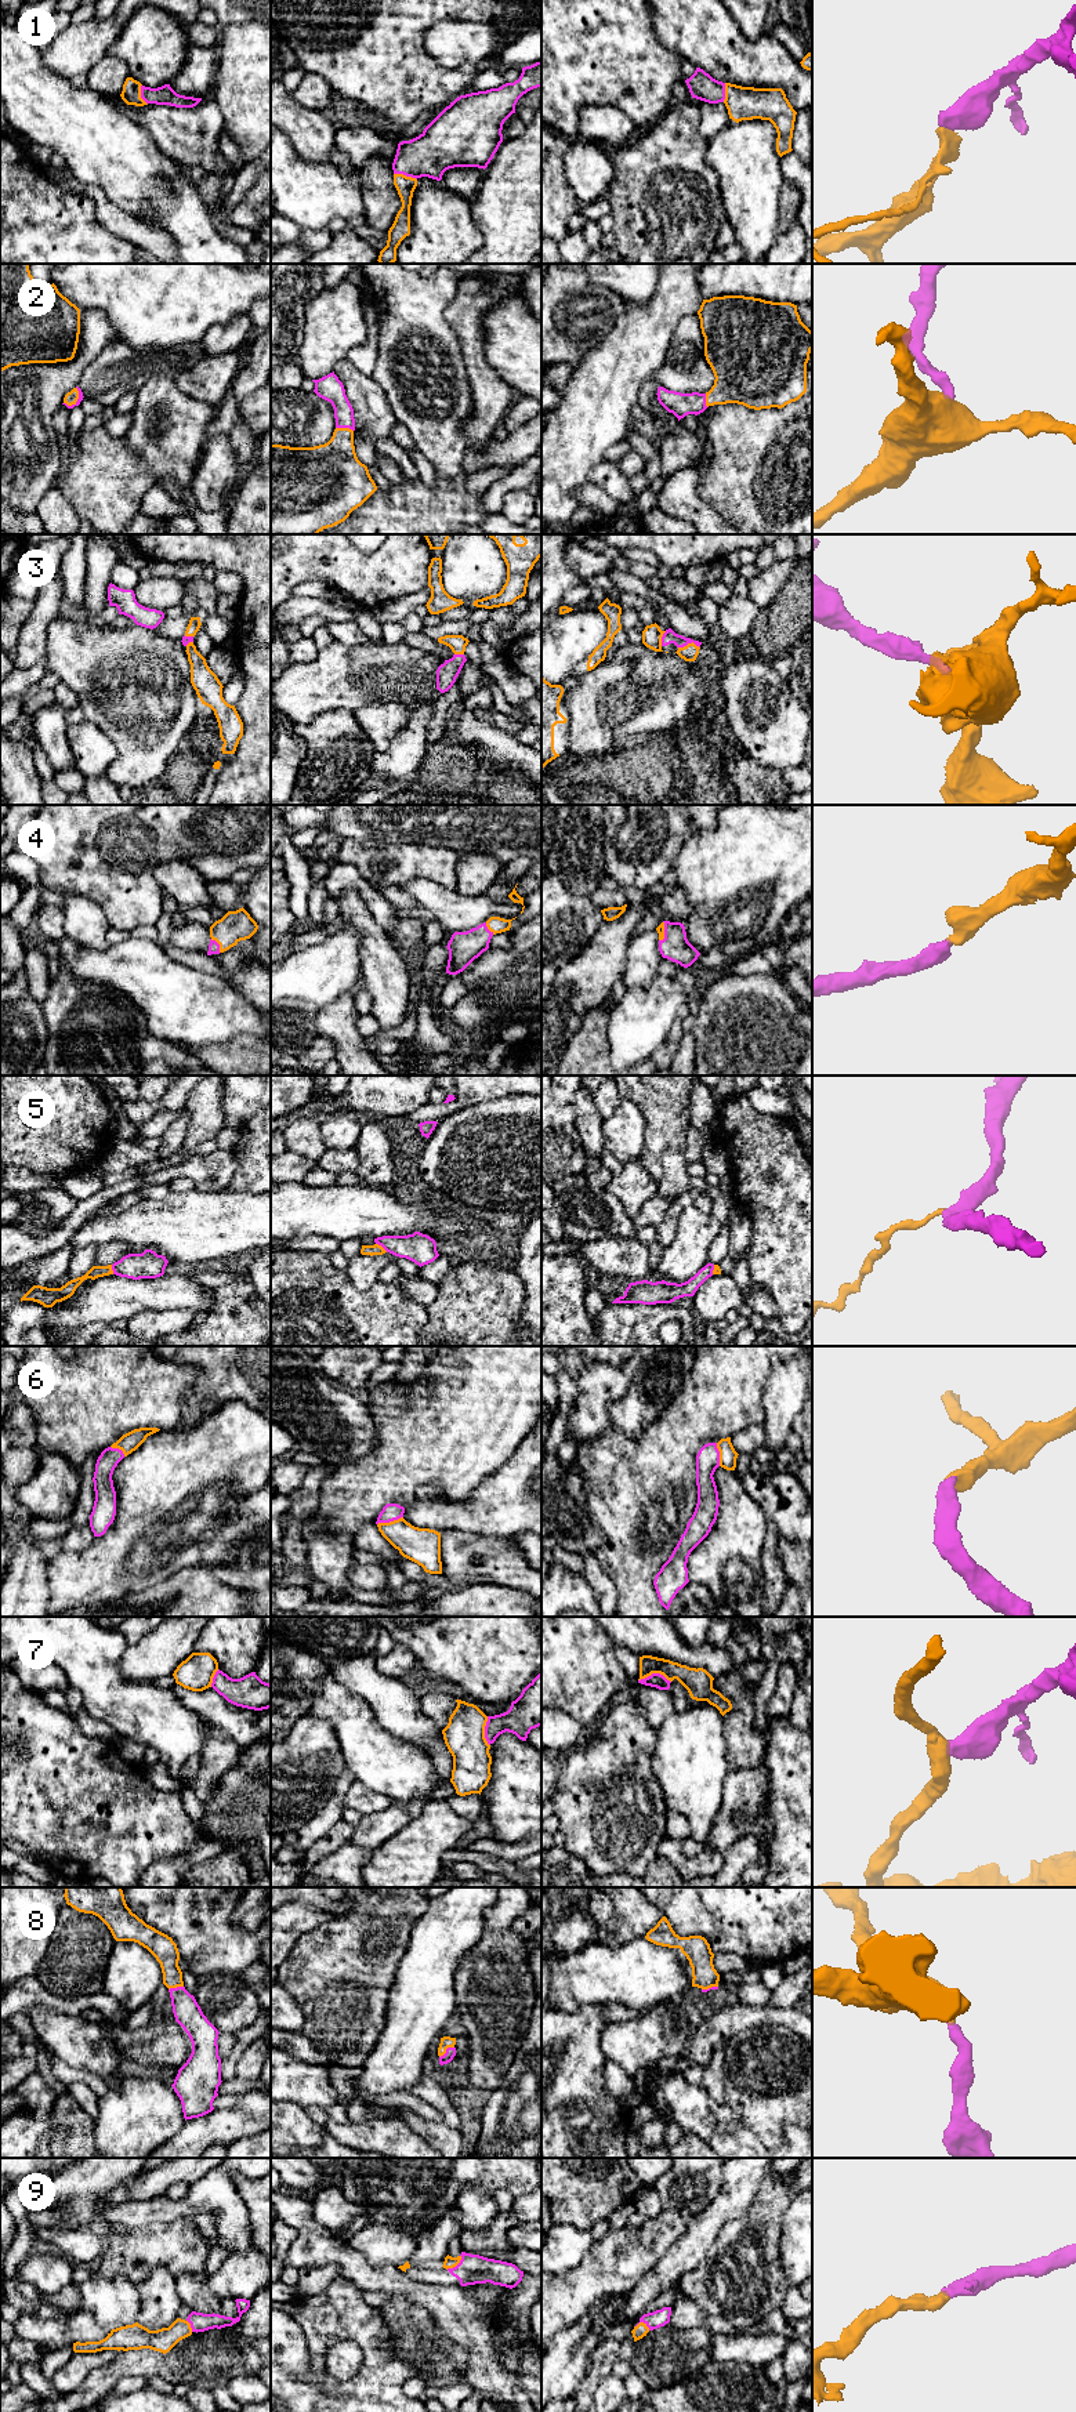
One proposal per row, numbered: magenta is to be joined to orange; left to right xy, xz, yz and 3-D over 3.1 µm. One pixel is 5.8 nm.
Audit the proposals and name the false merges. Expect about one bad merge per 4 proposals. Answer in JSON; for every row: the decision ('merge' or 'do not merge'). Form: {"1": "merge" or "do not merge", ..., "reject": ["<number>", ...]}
{"1": "merge", "2": "merge", "3": "merge", "4": "merge", "5": "do not merge", "6": "merge", "7": "do not merge", "8": "merge", "9": "merge", "reject": ["5", "7"]}

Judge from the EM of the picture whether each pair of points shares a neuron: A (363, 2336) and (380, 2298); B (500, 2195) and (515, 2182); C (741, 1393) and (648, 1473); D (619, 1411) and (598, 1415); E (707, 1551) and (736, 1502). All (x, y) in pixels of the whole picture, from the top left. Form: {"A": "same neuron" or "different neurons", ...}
{"A": "different neurons", "B": "different neurons", "C": "same neuron", "D": "different neurons", "E": "same neuron"}

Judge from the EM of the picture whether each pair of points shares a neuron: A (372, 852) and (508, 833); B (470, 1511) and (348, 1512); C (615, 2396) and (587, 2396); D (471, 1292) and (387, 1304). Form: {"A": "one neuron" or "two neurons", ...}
{"A": "two neurons", "B": "two neurons", "C": "two neurons", "D": "two neurons"}

